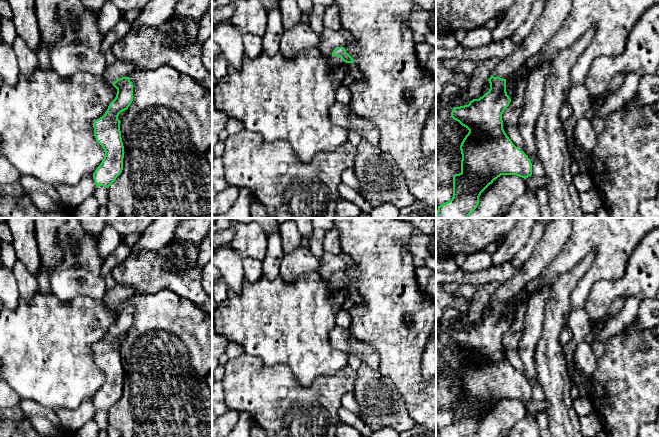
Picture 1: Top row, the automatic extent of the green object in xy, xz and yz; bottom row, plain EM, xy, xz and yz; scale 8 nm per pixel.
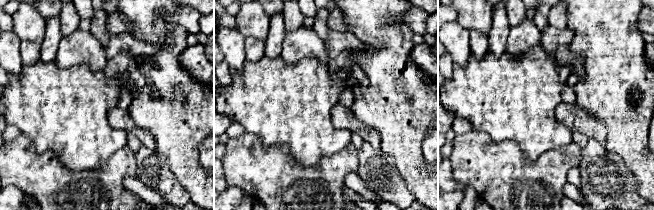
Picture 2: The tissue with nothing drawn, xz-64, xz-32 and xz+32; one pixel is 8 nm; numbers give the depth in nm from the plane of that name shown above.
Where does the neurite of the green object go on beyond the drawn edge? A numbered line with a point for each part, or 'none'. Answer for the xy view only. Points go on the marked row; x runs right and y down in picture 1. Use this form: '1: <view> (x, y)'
1: xy (120, 68)

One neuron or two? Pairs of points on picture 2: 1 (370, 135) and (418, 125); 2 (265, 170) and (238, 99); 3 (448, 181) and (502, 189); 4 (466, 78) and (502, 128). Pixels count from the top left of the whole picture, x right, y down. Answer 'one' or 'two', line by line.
1: two
2: two
3: two
4: one

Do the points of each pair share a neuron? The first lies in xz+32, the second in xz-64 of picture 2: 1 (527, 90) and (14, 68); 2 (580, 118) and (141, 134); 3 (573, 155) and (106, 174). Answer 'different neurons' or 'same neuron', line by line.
1: different neurons
2: same neuron
3: same neuron

